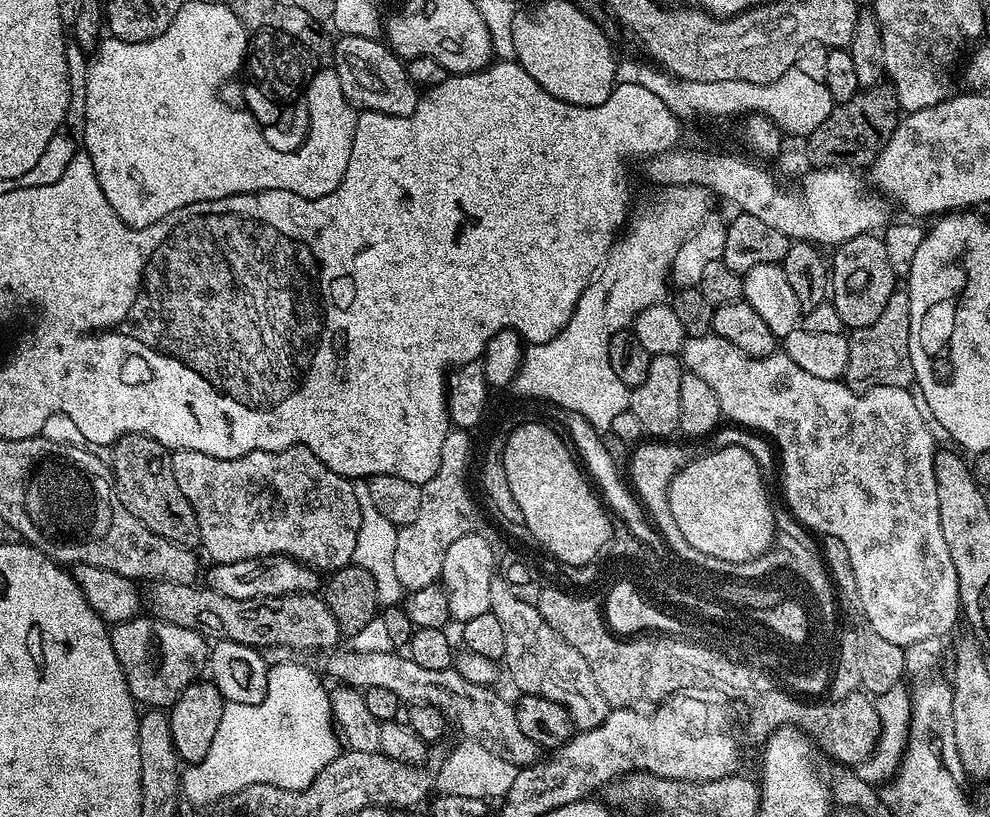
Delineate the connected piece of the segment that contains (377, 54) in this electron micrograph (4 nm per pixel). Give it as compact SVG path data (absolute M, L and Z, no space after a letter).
M341 35L332 45L331 63L338 74L338 82L342 82L342 94L353 108L365 112L381 112L387 116L409 116L416 112L418 85L410 78L405 61L387 43L370 37Z

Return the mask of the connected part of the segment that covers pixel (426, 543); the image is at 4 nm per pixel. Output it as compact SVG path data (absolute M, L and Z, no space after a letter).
M449 430L446 434L446 442L442 442L442 458L438 462L438 470L434 478L430 478L422 485L422 507L418 509L418 518L414 522L403 525L398 531L398 550L390 561L390 568L396 575L398 583L408 592L417 592L419 588L425 588L437 583L442 574L442 562L446 558L446 550L458 542L458 538L469 535L476 524L476 504L468 493L468 463L472 460L472 440L467 431Z

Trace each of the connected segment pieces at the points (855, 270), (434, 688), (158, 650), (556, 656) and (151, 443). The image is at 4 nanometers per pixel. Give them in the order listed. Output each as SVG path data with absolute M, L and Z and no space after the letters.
M869 234L850 238L845 244L835 245L833 256L830 256L830 302L838 310L838 318L842 318L845 329L865 328L882 315L886 310L886 302L890 302L890 294L897 291L898 277L890 266L890 254L886 254L886 246L879 235Z
M332 650L319 657L319 671L325 677L333 676L341 685L357 690L383 686L386 690L398 694L398 698L405 705L429 704L431 708L439 708L449 725L464 735L461 737L465 741L490 750L490 754L498 758L509 760L518 770L541 759L542 749L530 742L530 738L526 738L526 734L522 734L522 729L518 727L515 703L511 699L503 700L495 692L495 687L466 682L466 678L462 678L462 674L454 666L446 670L425 670L418 666L418 662L414 662L411 656L396 650L340 651Z
M148 614L111 625L110 642L114 646L114 658L118 658L118 666L122 666L122 674L130 686L130 694L140 706L171 709L182 690L197 683L201 679L200 671L209 667L209 641L195 628L174 626Z
M497 578L490 582L490 611L494 618L498 618L502 634L506 637L506 654L502 664L506 676L516 683L517 693L558 702L558 706L568 711L573 725L581 732L602 726L610 709L602 690L598 690L588 658L564 640L559 631L548 623L539 607L522 602L522 598L514 598L510 586Z
M125 432L111 445L111 478L114 493L126 510L141 520L154 535L184 549L195 549L200 544L200 523L196 511L186 502L186 494L174 482L172 452L157 440L141 432Z

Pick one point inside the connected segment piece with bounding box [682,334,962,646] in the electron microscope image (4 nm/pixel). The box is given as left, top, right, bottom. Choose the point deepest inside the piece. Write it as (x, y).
(859, 467)

